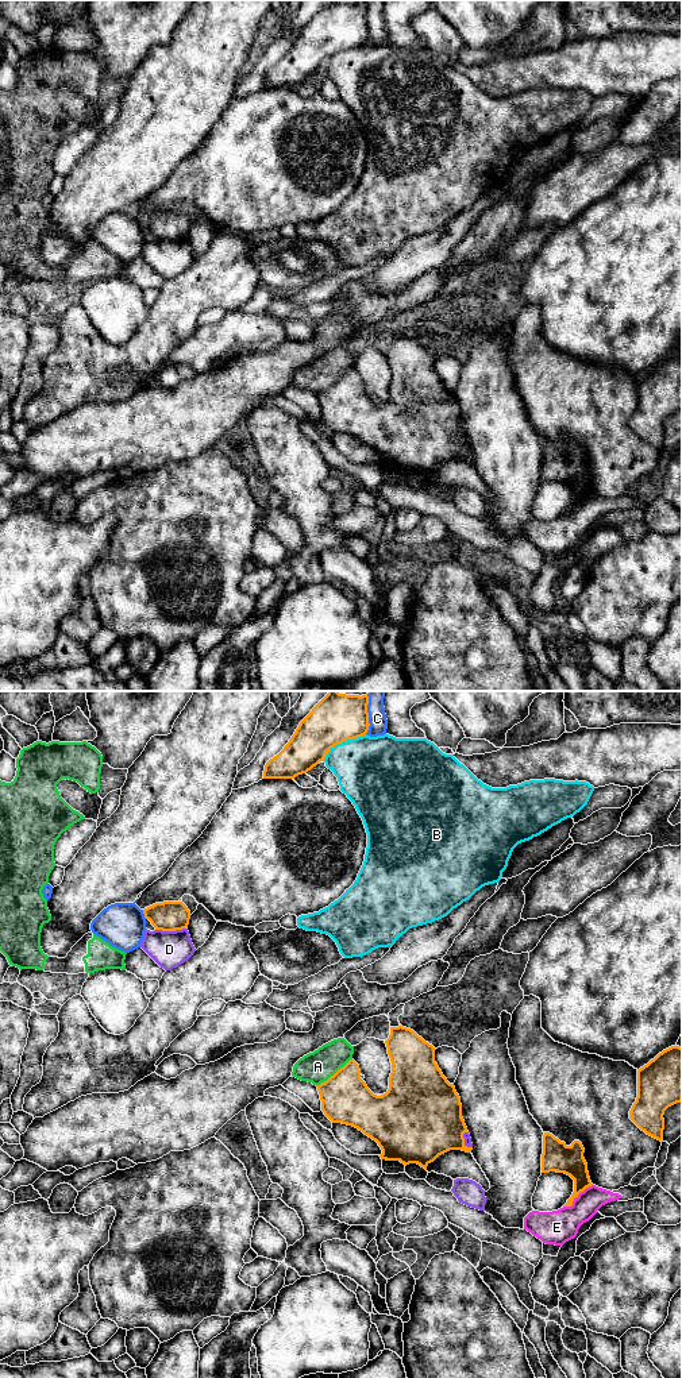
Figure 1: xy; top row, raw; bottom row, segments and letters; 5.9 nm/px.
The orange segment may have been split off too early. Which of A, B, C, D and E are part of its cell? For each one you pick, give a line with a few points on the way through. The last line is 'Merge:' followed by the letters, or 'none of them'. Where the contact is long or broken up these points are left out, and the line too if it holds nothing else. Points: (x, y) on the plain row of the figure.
Merge: none of them

